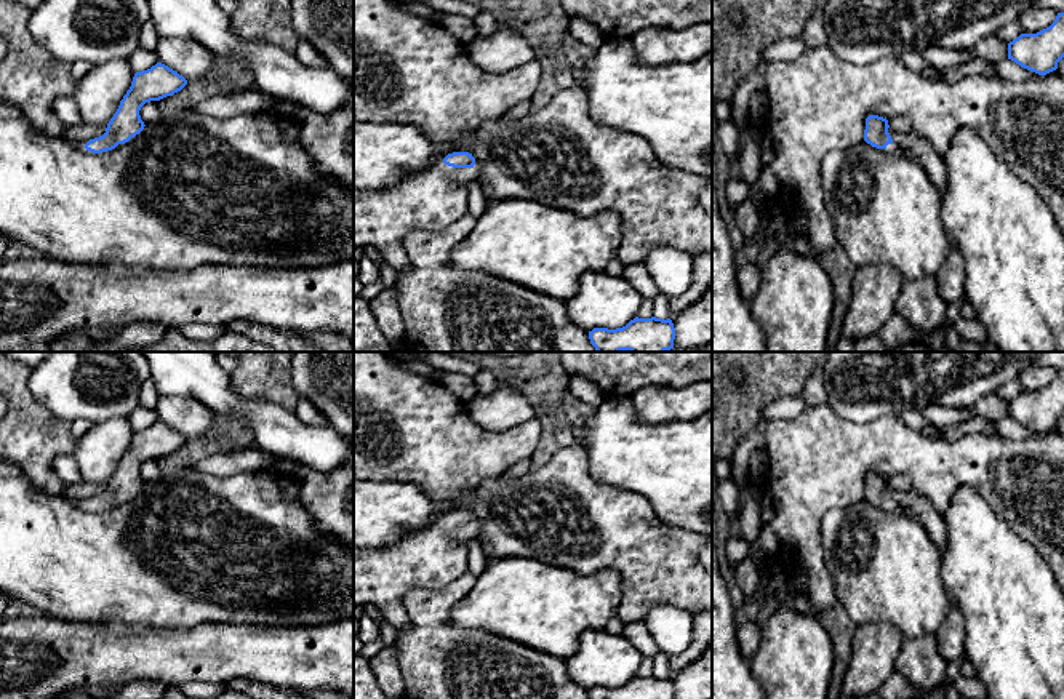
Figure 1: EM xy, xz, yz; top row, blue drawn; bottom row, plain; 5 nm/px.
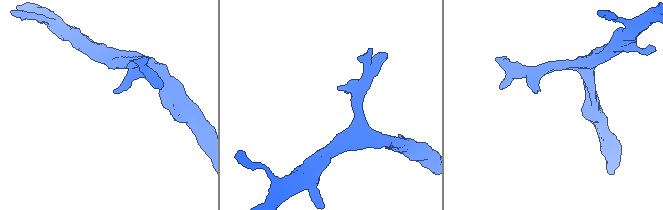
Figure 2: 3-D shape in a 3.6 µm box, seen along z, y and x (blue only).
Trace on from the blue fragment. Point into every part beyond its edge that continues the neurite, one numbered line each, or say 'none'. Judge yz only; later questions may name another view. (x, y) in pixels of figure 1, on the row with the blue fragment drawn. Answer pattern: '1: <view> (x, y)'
1: yz (892, 147)

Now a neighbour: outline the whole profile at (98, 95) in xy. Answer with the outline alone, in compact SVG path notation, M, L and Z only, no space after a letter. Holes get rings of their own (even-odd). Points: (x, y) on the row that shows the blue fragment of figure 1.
M122 58L93 66L77 82L72 96L82 122L96 126L107 125L130 90L134 74L130 61Z

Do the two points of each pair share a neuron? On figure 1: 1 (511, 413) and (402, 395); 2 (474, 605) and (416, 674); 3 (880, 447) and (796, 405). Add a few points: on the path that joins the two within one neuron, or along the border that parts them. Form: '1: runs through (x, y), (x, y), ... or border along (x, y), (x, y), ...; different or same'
1: border along (464, 408), (482, 426), (498, 429); different
2: border along (468, 591), (452, 608), (452, 621), (493, 634); different
3: border along (805, 405), (789, 419), (770, 421); different

